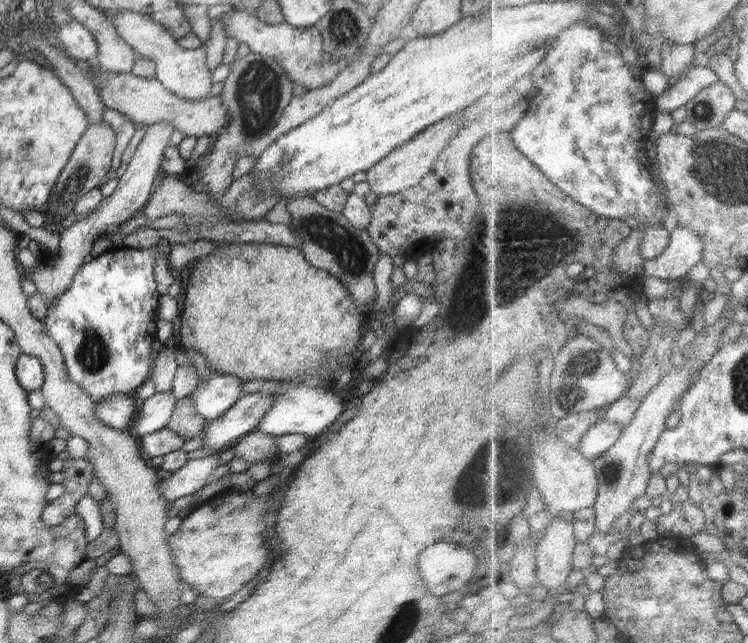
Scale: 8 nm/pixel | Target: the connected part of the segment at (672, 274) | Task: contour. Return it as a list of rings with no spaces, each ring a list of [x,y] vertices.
[[[679,225],[673,231],[668,250],[646,261],[645,276],[654,275],[664,280],[678,281],[704,261],[705,250],[706,241],[698,231]]]

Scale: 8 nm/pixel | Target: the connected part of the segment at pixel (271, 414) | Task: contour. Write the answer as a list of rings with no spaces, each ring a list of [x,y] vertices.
[[[284,383],[276,389],[274,405],[266,411],[266,415],[260,419],[256,430],[276,436],[282,434],[303,434],[306,436],[316,436],[326,432],[326,429],[345,410],[346,402],[336,392],[330,388],[320,388],[320,386],[310,388],[304,383]]]

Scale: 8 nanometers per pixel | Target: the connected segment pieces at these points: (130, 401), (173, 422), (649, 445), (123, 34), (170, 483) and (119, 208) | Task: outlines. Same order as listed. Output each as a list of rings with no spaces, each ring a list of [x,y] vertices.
[[[112,394],[95,402],[96,418],[116,430],[129,430],[138,409],[136,400],[125,394]]]
[[[188,397],[177,399],[167,428],[186,439],[200,436],[206,425],[205,418],[197,411],[194,400]]]
[[[721,315],[720,319],[708,329],[706,335],[698,334],[694,341],[693,354],[683,368],[674,367],[670,374],[654,386],[650,393],[644,398],[636,418],[627,427],[622,438],[618,440],[606,454],[595,461],[599,479],[601,482],[601,493],[594,507],[597,512],[596,530],[607,535],[614,528],[616,520],[620,520],[624,514],[632,513],[634,502],[638,498],[647,495],[650,480],[652,480],[652,467],[650,467],[650,454],[660,442],[662,435],[668,428],[668,418],[678,410],[685,397],[688,388],[694,382],[694,374],[701,372],[705,366],[720,352],[724,346],[720,346],[720,340],[724,336],[724,330],[732,327],[727,315]]]
[[[124,10],[118,14],[106,14],[106,17],[116,27],[120,38],[132,47],[137,57],[152,60],[157,64],[157,78],[164,81],[169,92],[186,101],[196,101],[211,95],[211,71],[207,66],[207,54],[201,46],[195,50],[185,50],[160,21],[140,12]]]
[[[215,453],[204,458],[188,459],[184,466],[175,470],[168,478],[158,481],[160,494],[168,501],[175,501],[182,496],[197,493],[206,486],[208,478],[220,466],[218,456],[219,453]]]
[[[159,123],[148,126],[146,135],[142,138],[142,142],[138,144],[133,159],[126,166],[126,171],[120,177],[120,182],[115,192],[103,198],[98,208],[88,217],[78,218],[78,221],[64,232],[59,233],[59,254],[55,257],[50,265],[42,264],[40,268],[36,265],[26,269],[25,278],[29,278],[35,282],[38,292],[42,294],[42,298],[46,300],[46,304],[50,303],[54,297],[58,297],[60,293],[66,291],[72,284],[74,275],[78,267],[84,262],[84,256],[92,250],[94,242],[100,240],[104,236],[108,236],[115,229],[119,228],[127,220],[133,216],[140,214],[140,208],[146,205],[150,198],[153,197],[153,190],[156,188],[158,170],[164,155],[164,150],[168,147],[169,139],[175,129],[165,123]]]

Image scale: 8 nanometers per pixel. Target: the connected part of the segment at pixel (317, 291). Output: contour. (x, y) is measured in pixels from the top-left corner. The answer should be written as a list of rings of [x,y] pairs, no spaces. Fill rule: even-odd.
[[[219,242],[218,246],[210,252],[210,254],[204,255],[203,257],[199,257],[194,262],[194,268],[192,268],[192,273],[189,276],[188,285],[186,286],[186,292],[184,292],[184,310],[182,310],[182,316],[180,316],[180,348],[196,350],[202,356],[204,356],[208,368],[210,368],[211,372],[220,373],[220,374],[231,374],[239,379],[242,379],[244,382],[254,379],[262,379],[262,380],[288,380],[290,378],[296,378],[296,376],[302,376],[302,374],[308,374],[308,372],[321,372],[323,375],[328,376],[334,370],[332,370],[332,366],[336,366],[337,369],[343,365],[340,360],[344,359],[346,356],[349,356],[355,349],[356,344],[361,341],[361,337],[363,335],[360,330],[362,326],[362,321],[366,320],[368,317],[364,316],[364,313],[361,312],[356,301],[352,299],[350,296],[349,290],[338,280],[334,275],[328,273],[327,270],[322,270],[312,266],[310,262],[305,258],[303,252],[298,247],[287,247],[280,246],[268,243],[258,243],[258,242]]]

